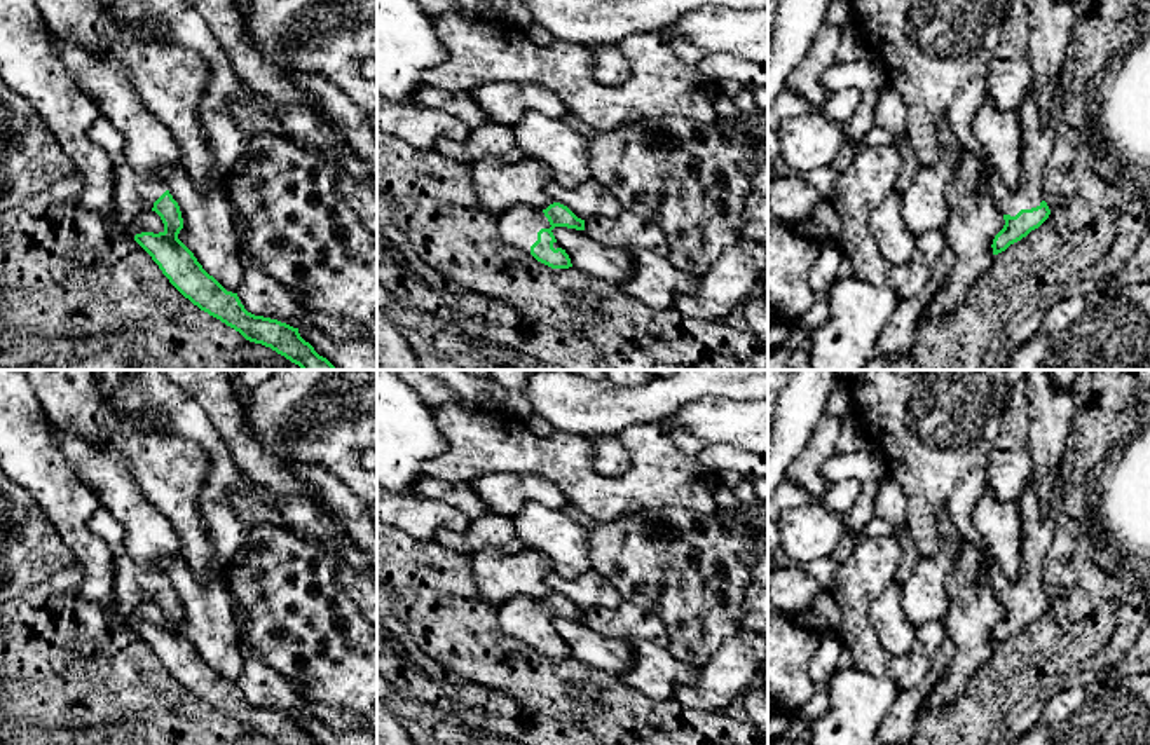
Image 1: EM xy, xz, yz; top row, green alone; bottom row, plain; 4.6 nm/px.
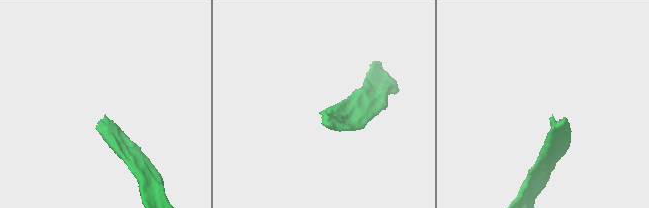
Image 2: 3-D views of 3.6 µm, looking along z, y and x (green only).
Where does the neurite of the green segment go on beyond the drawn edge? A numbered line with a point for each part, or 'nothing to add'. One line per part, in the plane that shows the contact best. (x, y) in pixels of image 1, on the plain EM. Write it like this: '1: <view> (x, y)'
1: xz (519, 616)

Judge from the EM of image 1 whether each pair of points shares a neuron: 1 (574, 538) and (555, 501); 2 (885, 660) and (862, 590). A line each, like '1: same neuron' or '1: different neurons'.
1: different neurons
2: same neuron

